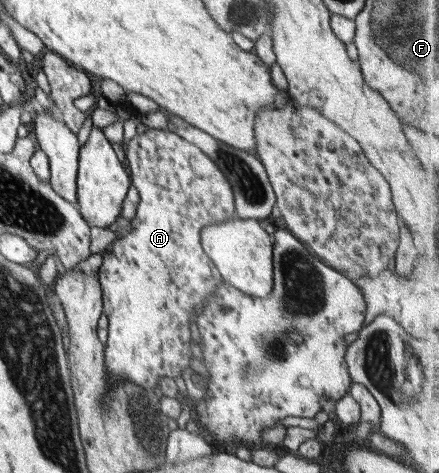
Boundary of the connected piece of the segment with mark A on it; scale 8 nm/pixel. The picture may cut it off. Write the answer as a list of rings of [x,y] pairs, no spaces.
[[[149,129],[145,131],[145,133],[141,133],[141,135],[136,134],[132,138],[133,139],[124,144],[125,155],[127,156],[129,173],[131,173],[130,183],[132,183],[133,187],[139,192],[140,201],[136,215],[131,220],[129,234],[126,235],[125,239],[117,237],[117,239],[111,243],[110,251],[102,252],[103,263],[101,264],[101,268],[99,268],[99,283],[102,287],[103,296],[103,313],[108,317],[108,338],[104,347],[104,358],[106,370],[108,375],[110,375],[110,381],[112,381],[112,383],[128,380],[132,381],[132,383],[137,383],[144,389],[152,390],[159,386],[159,379],[161,379],[161,377],[177,379],[177,377],[181,377],[181,373],[183,373],[184,369],[190,367],[191,357],[193,357],[193,351],[191,350],[191,321],[196,319],[198,313],[201,312],[199,307],[203,307],[203,303],[205,303],[208,295],[214,295],[216,287],[224,281],[217,267],[215,267],[215,264],[203,249],[201,243],[202,229],[208,225],[221,223],[237,216],[235,213],[235,197],[233,197],[232,185],[227,182],[225,175],[221,173],[221,169],[219,169],[220,164],[210,157],[207,157],[199,147],[182,139],[169,129]]]

